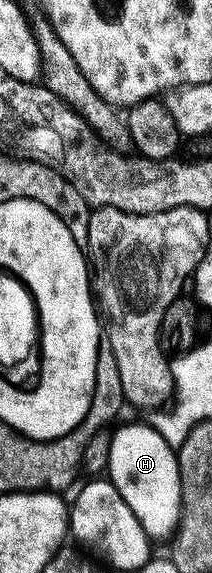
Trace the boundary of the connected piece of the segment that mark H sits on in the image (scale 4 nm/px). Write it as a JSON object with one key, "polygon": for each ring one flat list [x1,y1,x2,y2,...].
{"polygon":[[149,423,125,425,112,436,108,480,123,495,127,507,135,511,149,538,172,538,181,519,181,476,174,446,167,444]]}

